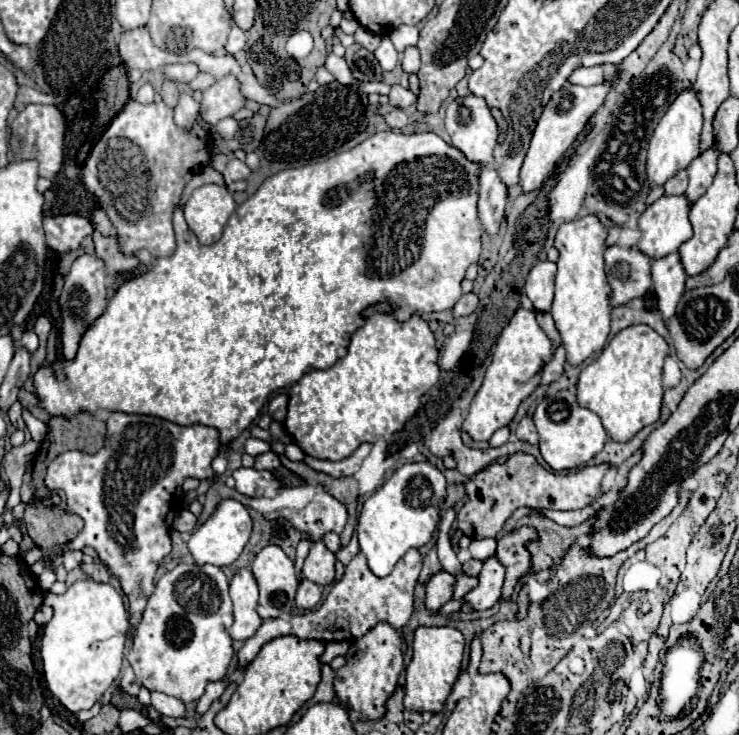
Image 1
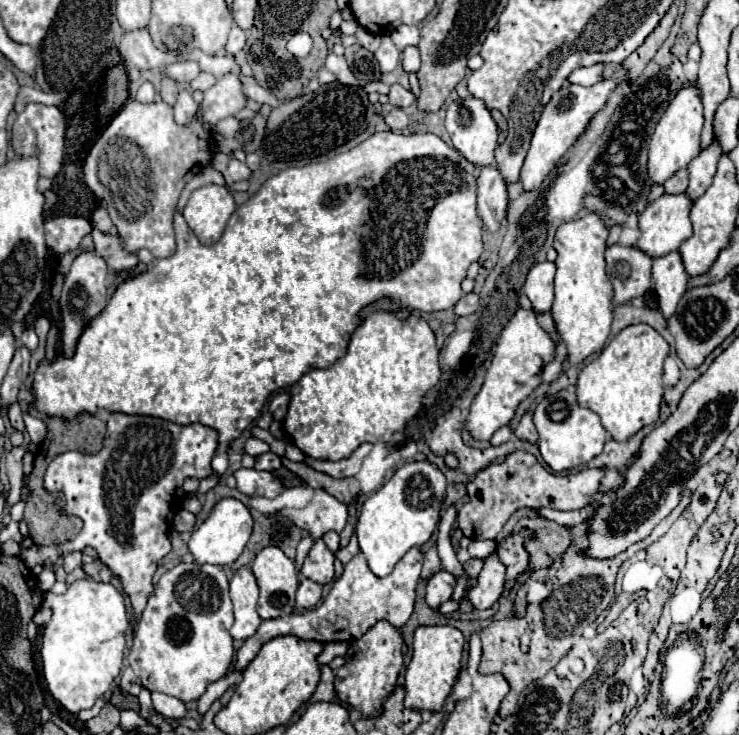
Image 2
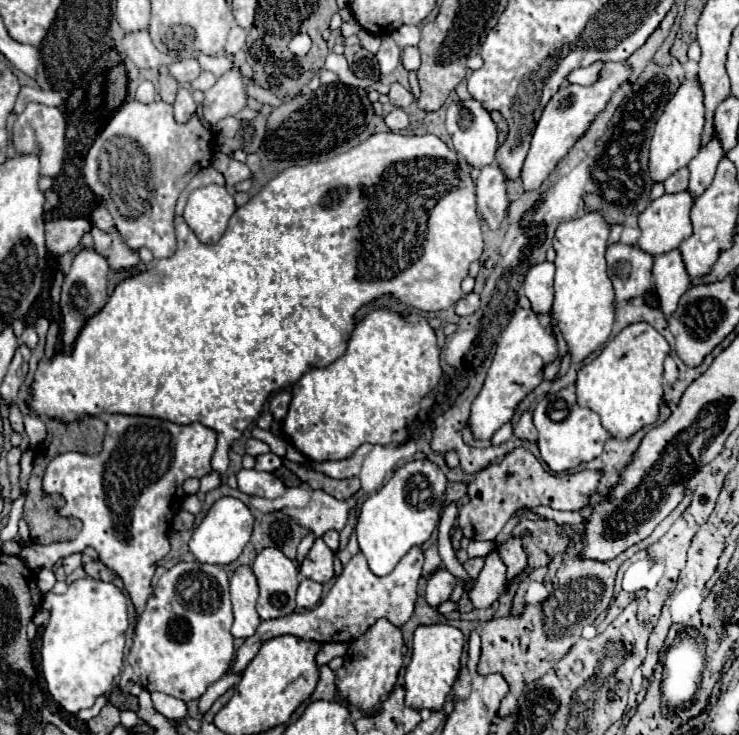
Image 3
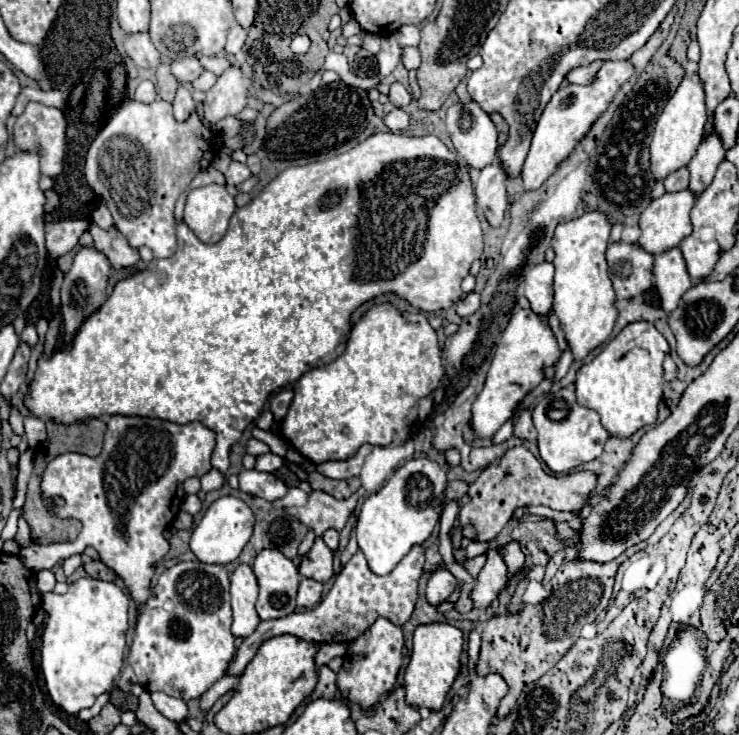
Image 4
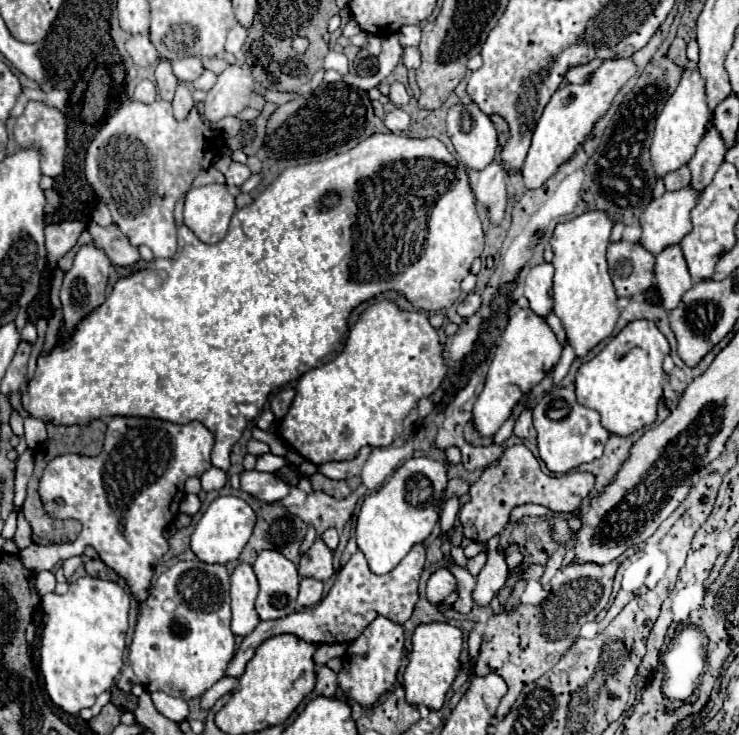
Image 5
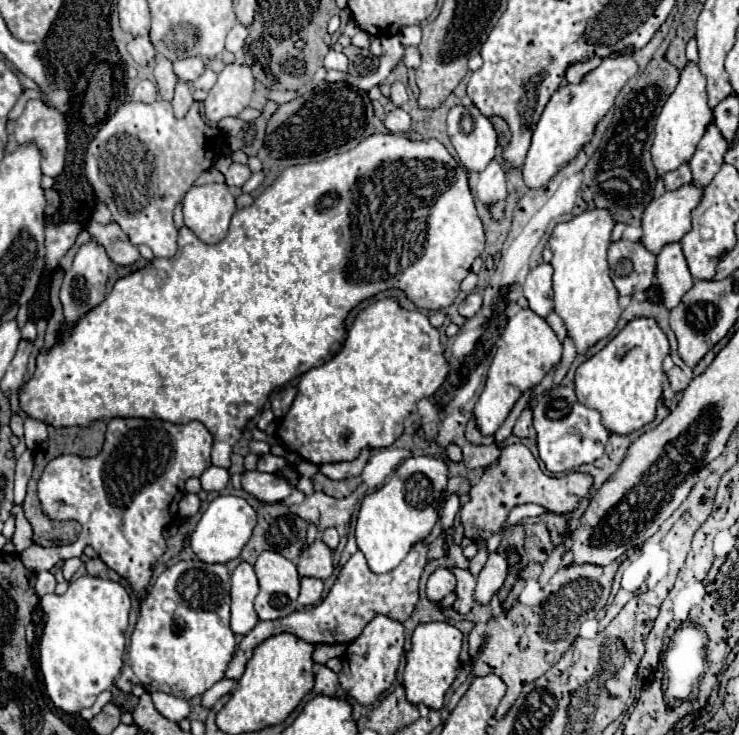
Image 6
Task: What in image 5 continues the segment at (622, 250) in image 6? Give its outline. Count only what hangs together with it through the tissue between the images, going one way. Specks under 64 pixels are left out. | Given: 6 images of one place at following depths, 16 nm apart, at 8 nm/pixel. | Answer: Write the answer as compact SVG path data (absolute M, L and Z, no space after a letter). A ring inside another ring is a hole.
M614 242L608 246L606 258L618 298L630 298L652 286L654 256L640 244Z

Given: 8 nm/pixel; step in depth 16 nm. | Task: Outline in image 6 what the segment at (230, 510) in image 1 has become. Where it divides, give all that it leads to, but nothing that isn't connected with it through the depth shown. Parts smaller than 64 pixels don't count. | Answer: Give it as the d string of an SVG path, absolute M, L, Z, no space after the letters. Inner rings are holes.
M218 496L210 502L208 510L202 514L194 534L190 536L190 548L194 554L208 564L226 564L240 556L244 544L252 536L252 530L256 526L256 510L238 496Z

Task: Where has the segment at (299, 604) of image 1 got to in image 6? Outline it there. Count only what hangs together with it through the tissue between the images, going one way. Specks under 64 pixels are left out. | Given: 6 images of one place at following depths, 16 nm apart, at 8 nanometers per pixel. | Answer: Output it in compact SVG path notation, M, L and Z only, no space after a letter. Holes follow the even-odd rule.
M302 578L300 580L300 596L298 604L302 606L314 606L320 602L324 590L324 582L318 578Z

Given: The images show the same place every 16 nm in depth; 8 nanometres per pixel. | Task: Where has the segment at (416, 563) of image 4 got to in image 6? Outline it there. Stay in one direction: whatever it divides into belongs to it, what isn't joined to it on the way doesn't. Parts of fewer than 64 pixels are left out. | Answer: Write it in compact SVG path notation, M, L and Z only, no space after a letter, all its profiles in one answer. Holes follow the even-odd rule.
M414 544L412 550L408 552L408 556L388 574L374 574L368 564L364 554L358 550L340 570L340 574L336 576L334 586L330 588L328 596L312 606L306 608L302 612L294 612L290 616L284 616L280 620L268 620L268 622L258 622L256 628L242 638L228 670L226 670L226 678L240 678L244 674L244 666L246 662L252 658L254 648L264 642L270 636L282 634L282 632L290 632L310 644L350 644L352 640L356 640L356 636L360 636L360 632L364 630L364 626L376 616L376 614L384 614L384 616L392 616L392 620L396 622L406 622L418 602L418 582L426 564L426 554L428 554L428 546Z

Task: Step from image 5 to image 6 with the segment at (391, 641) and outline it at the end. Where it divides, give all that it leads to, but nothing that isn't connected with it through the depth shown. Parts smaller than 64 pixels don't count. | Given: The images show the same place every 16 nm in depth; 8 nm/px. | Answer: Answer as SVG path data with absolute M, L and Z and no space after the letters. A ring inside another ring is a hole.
M378 614L366 628L364 632L348 644L346 656L342 660L342 670L338 674L338 682L344 688L344 692L354 698L356 702L360 702L362 706L368 706L372 702L378 700L378 696L382 692L386 692L394 680L396 680L396 672L402 660L402 652L404 652L404 626L388 616Z

